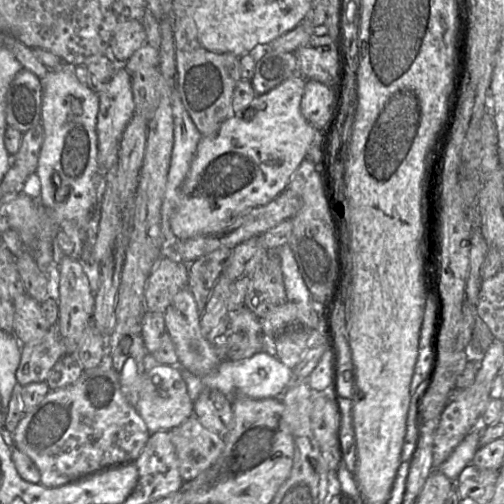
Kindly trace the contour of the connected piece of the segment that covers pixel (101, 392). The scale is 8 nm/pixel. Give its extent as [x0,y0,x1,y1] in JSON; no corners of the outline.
[9,368,150,488]

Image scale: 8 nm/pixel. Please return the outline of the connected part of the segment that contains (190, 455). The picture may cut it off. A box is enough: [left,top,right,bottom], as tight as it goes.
[168,415,225,481]

